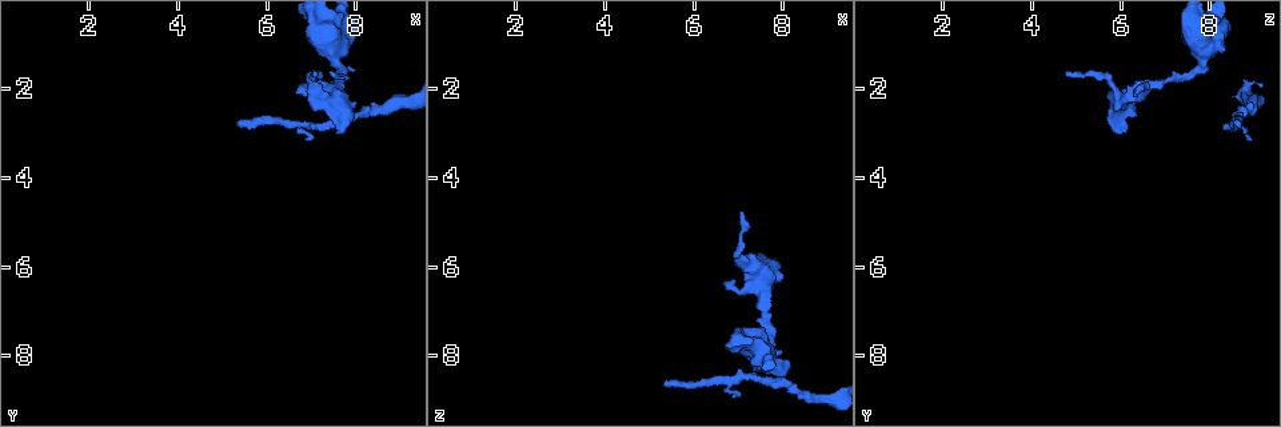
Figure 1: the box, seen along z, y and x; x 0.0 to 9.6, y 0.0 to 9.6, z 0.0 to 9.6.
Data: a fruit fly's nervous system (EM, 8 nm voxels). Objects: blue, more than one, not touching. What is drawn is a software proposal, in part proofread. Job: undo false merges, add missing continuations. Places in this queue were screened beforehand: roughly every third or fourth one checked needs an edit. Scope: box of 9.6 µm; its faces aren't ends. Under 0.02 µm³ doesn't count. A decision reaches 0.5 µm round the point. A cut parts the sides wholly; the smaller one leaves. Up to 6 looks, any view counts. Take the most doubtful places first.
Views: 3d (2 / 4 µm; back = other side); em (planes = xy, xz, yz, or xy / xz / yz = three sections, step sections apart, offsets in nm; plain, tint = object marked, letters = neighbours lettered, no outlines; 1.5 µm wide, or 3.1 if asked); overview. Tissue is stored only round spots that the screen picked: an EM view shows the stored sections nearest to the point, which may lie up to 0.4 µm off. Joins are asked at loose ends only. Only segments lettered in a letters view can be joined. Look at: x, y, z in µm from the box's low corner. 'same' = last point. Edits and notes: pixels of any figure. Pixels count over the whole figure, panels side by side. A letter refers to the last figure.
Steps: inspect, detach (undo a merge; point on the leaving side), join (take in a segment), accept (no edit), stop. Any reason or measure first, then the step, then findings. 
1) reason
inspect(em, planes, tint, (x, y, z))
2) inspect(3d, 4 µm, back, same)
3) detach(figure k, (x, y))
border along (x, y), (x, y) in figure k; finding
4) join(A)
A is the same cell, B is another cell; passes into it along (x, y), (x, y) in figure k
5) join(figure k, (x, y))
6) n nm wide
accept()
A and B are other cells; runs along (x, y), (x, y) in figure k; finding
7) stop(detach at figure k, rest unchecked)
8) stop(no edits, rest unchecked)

branch stops here
inspect(em, planes, letters, (5.35, 2.85, 8.60))

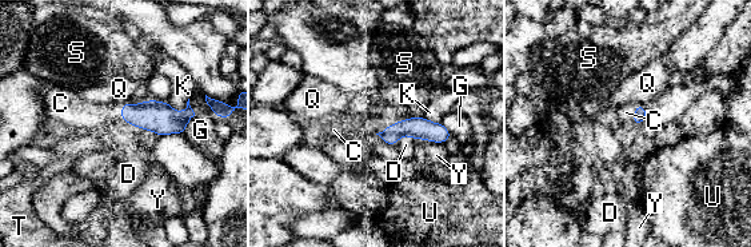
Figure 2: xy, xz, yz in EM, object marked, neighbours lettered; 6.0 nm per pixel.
join(C)
C is the same cell, D, G, K, Q, S, T, U and Y are other cells; the neuron continues

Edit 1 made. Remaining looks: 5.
redraw
inspect(overview)

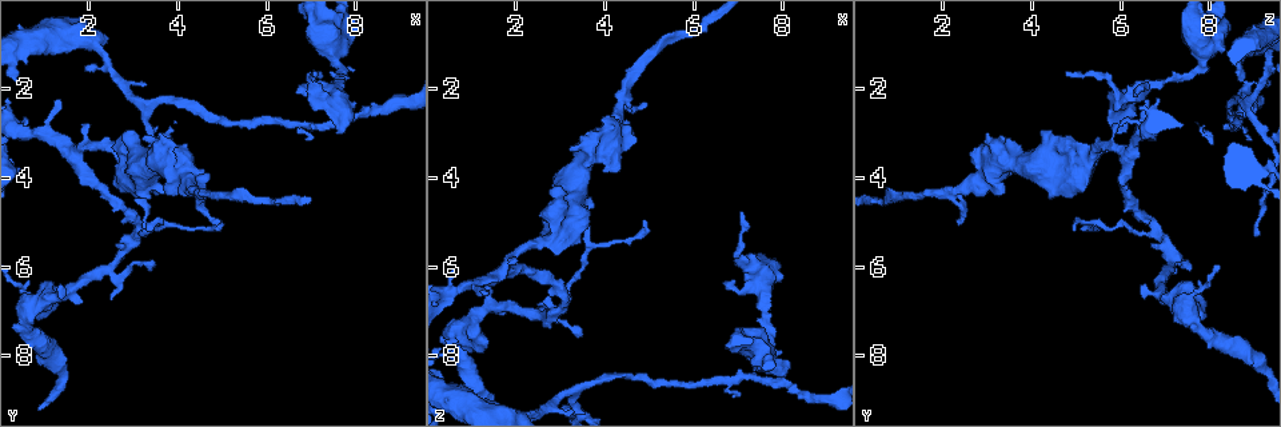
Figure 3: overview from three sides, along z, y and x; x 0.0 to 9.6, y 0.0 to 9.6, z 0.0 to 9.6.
three arms meet
inspect(em, planes, tint, (3.10, 5.25, 6.75))

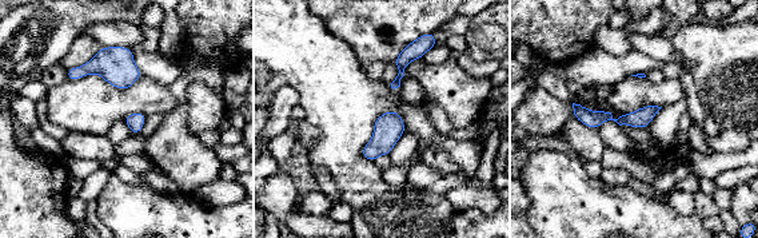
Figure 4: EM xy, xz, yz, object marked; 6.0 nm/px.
what lies round it
inspect(em, planes, letters, same)

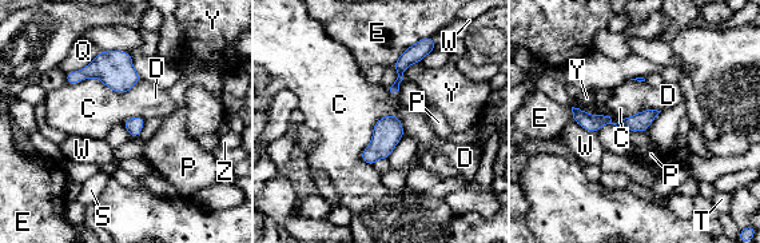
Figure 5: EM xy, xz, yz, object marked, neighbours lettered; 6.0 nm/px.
accept()
C, D, E, P, Q, S, T, W, Y and Z are other cells; runs along (576, 111), (613, 123), (653, 114) in figure 5; one neuron here

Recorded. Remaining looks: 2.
branch stops here
inspect(3d, 4 µm, (7.60, 2.95, 6.00))

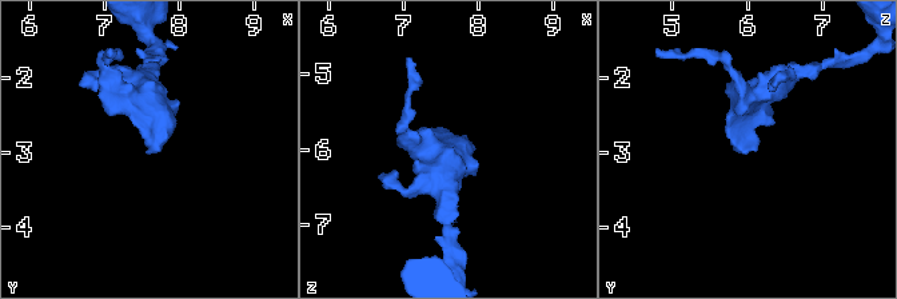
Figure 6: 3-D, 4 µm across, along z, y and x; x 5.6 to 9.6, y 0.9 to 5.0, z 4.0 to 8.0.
inspect(em, xy, step 4, letters, (7.65, 3.00, 6.00))

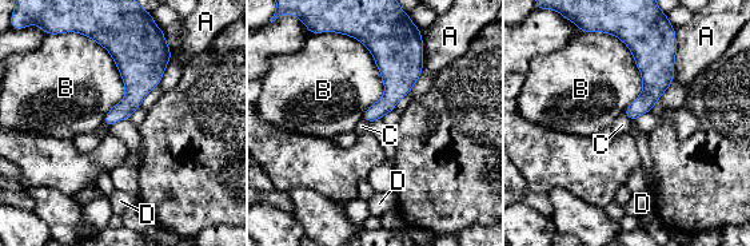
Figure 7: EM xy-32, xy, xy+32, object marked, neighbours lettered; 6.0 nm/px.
accept()
A, B, C and D are other cells; border along (623, 114), (634, 120) in figure 7; none of them fits

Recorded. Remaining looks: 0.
stop(join at figure 2, rest unchecked)

